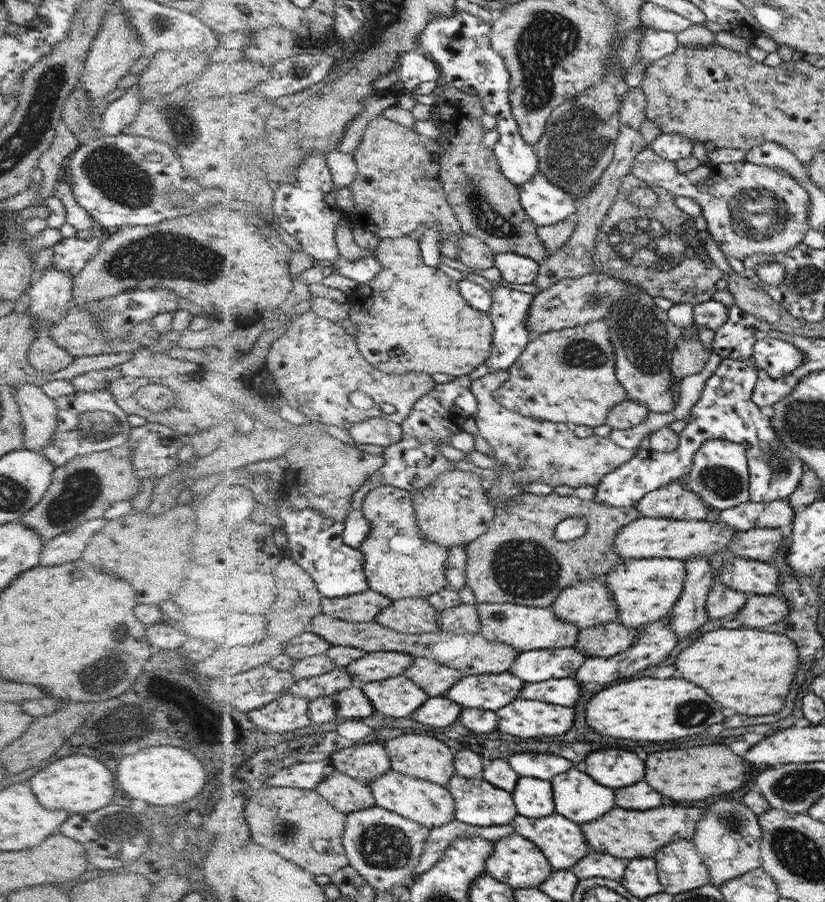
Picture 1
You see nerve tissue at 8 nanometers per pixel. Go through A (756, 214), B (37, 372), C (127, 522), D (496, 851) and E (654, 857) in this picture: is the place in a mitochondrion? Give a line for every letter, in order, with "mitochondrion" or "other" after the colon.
A: mitochondrion
B: other
C: other
D: other
E: other

